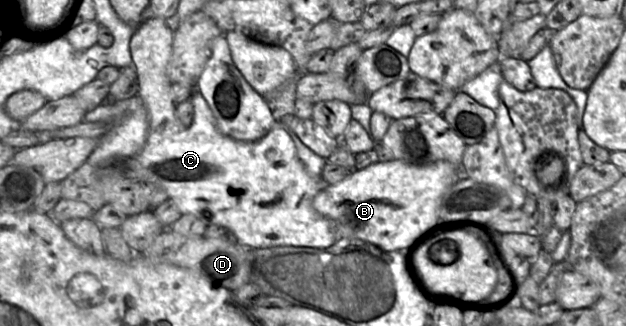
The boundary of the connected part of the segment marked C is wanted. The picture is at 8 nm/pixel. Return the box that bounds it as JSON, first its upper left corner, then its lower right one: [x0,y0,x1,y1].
[124,17,338,248]

